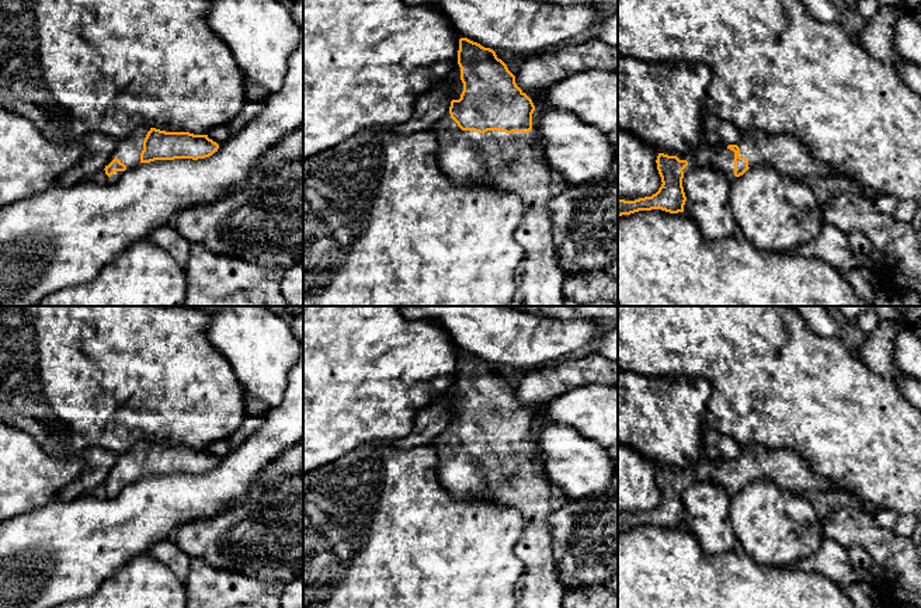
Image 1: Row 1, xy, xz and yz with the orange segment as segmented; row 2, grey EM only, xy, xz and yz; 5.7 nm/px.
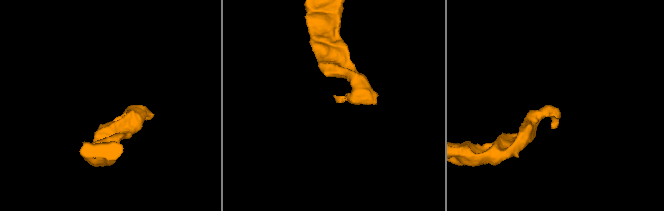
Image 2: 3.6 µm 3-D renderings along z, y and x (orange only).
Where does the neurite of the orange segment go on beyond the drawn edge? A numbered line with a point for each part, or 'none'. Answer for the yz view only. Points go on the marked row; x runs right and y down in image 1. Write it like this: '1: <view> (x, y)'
1: yz (719, 157)

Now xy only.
1: xy (128, 150)

